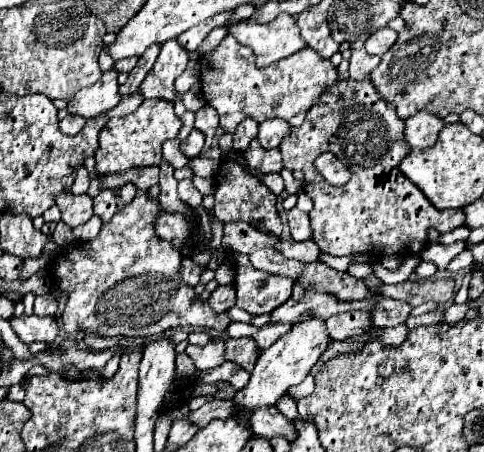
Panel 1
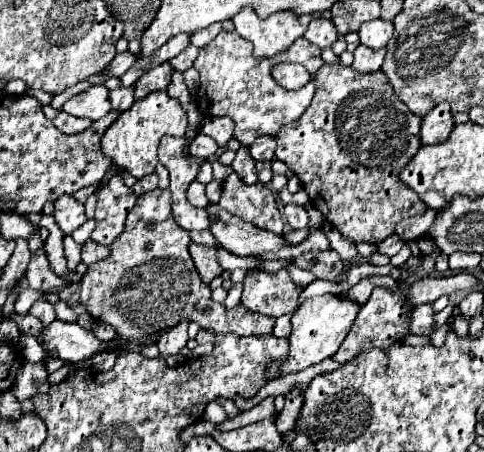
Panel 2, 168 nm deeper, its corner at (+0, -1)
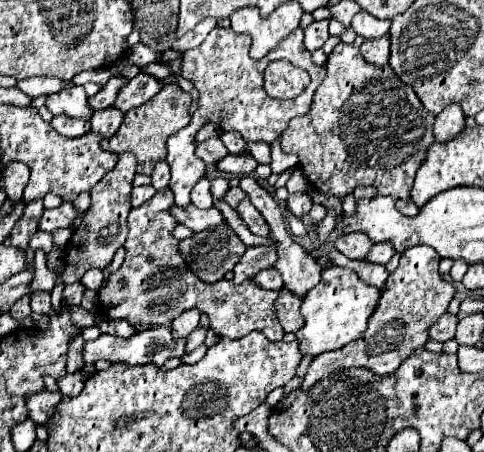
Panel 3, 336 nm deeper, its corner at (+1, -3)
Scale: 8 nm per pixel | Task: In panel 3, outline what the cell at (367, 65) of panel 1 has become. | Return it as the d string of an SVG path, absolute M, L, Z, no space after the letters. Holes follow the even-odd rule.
M378 37L378 39L366 39L360 47L364 59L372 65L386 65L388 57L390 57L390 39Z

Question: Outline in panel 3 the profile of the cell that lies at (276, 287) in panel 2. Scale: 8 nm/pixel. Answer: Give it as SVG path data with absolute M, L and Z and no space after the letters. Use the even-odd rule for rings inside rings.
M286 287L280 289L280 297L278 297L274 307L276 307L276 315L278 315L286 333L296 333L298 329L302 329L300 305L302 305L300 297L292 295Z

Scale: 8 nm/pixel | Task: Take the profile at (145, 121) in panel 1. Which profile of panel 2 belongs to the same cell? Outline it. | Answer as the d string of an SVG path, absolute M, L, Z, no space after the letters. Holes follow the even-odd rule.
M165 91L149 93L143 99L137 99L129 111L123 111L117 121L105 131L101 139L103 155L113 161L115 167L125 169L129 175L141 179L155 171L157 165L157 147L163 135L183 137L187 129L187 115L181 109L177 99L171 99Z

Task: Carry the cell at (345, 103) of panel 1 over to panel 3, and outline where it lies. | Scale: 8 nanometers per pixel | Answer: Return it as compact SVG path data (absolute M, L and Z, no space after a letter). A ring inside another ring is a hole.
M338 43L326 63L326 79L314 93L310 111L290 121L282 133L282 149L286 153L296 153L300 157L298 167L308 177L308 183L324 195L344 197L360 185L374 185L378 193L396 199L396 207L404 215L416 215L418 207L410 199L410 187L414 185L414 175L422 165L428 147L434 143L434 115L422 107L414 89L388 67L374 67L362 59L360 49L354 43Z

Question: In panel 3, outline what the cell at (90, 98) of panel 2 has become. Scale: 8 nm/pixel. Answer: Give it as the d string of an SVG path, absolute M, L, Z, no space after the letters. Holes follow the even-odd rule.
M66 87L58 93L52 93L46 97L46 107L52 115L68 115L68 117L80 117L90 119L90 107L88 97L84 93L84 87Z

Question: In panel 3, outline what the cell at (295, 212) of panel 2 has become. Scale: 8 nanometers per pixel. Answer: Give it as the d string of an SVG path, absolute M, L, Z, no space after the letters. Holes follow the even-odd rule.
M290 193L290 197L288 197L286 203L288 203L288 209L298 219L302 219L312 209L312 199L308 197L308 193Z

